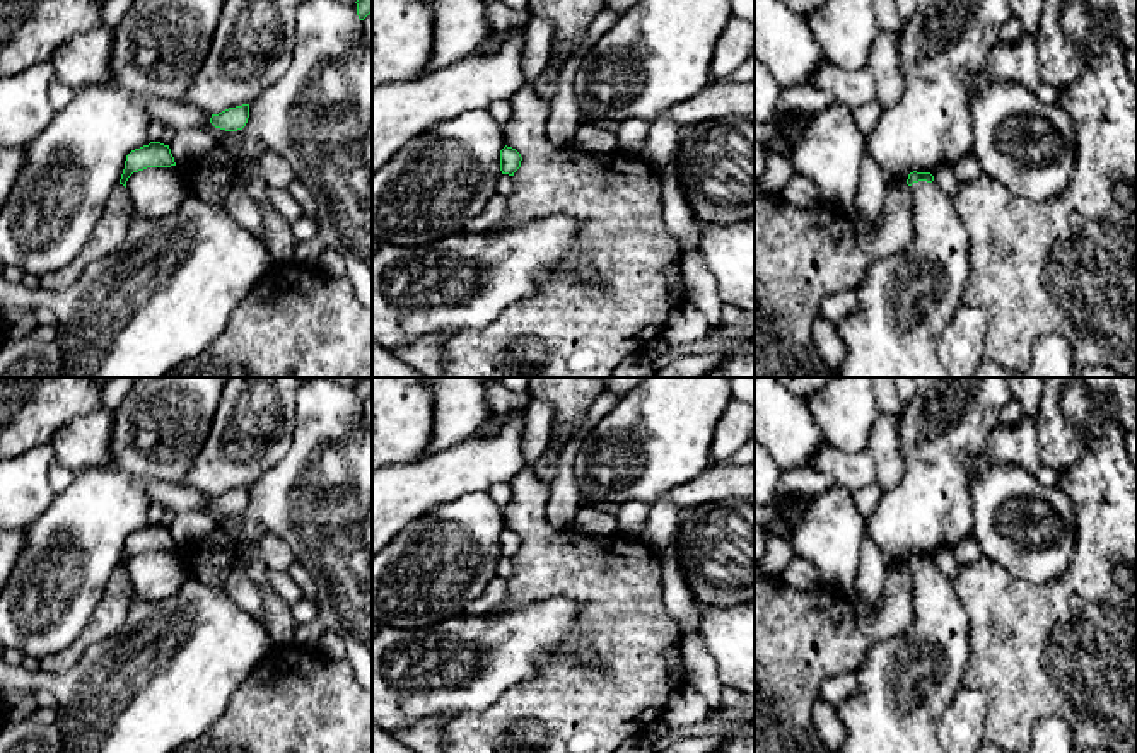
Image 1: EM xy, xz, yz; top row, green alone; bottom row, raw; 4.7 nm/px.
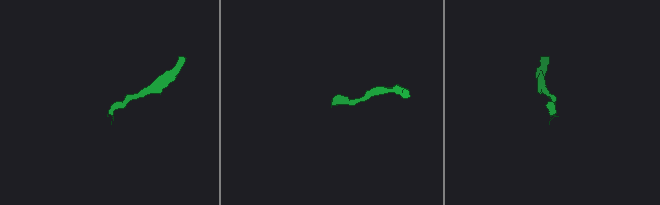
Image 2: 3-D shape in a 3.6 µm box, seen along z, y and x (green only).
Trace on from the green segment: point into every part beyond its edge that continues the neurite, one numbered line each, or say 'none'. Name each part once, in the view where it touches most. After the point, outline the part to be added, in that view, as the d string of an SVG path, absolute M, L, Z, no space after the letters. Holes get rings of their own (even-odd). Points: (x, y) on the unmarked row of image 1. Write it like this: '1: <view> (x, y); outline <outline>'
1: yz (903, 687); outline M918 563L910 572L912 625L898 637L872 644L855 671L855 692L837 705L847 731L838 753L946 753L937 739L937 727L963 686L961 678L971 652L971 627L953 584L936 563Z

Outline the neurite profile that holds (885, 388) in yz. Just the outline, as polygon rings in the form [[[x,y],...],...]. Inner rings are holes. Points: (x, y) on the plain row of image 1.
[[[869,377],[869,379],[874,386],[881,413],[898,413],[901,403],[896,393],[895,377]]]

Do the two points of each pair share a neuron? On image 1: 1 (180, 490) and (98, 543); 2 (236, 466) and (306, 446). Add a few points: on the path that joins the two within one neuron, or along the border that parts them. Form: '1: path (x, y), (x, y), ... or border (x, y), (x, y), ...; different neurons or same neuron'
1: border (181, 480), (154, 480), (147, 487), (147, 496); different neurons
2: border (296, 414), (294, 437), (287, 453), (256, 480); different neurons

